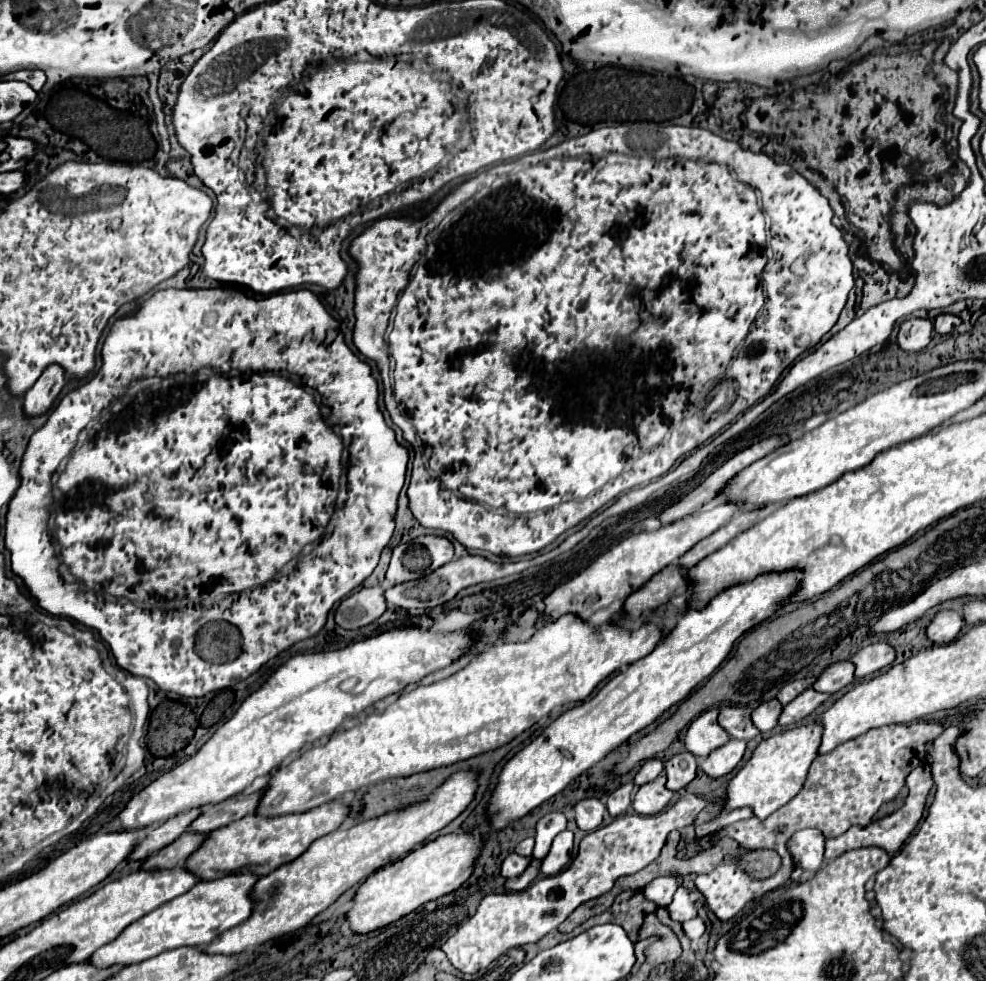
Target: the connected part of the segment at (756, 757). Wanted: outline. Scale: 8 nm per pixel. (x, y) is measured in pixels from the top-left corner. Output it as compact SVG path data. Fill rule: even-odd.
M818 721L808 725L788 729L764 739L752 753L752 757L744 763L744 767L732 777L726 789L724 809L740 809L750 807L758 819L766 819L772 811L788 803L804 785L806 773L814 757L818 755L822 727Z

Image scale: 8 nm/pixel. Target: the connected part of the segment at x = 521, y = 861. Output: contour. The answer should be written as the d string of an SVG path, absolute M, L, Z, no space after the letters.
M510 853L504 863L502 863L502 877L510 879L510 877L518 877L526 871L526 867L530 865L532 857L522 857L522 855L516 855L516 853Z

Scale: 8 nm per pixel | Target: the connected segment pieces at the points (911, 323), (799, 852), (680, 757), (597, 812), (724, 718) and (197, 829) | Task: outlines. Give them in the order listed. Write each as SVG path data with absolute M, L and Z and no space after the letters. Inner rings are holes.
M906 319L898 331L898 345L904 351L922 351L930 343L932 323L928 319Z
M802 829L794 833L788 843L794 863L804 871L816 873L824 861L824 841L824 835L814 829Z
M684 751L684 753L674 755L666 763L666 773L668 773L666 787L672 789L672 791L684 789L696 777L696 769L698 769L698 761L696 761L696 757L692 753Z
M582 799L574 807L576 811L576 823L584 831L594 831L602 825L606 805L600 799Z
M722 705L718 721L734 739L750 741L752 737L756 737L760 733L752 723L750 713L752 713L750 707L728 707L728 705Z
M256 791L252 795L238 795L232 799L226 799L214 807L206 807L190 825L188 831L194 833L210 833L214 829L220 829L224 825L230 825L232 821L238 821L246 815L252 815L258 807L258 801L262 797L262 791Z

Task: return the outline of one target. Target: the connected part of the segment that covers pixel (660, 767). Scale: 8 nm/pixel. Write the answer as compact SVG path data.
M648 759L648 761L640 767L640 771L636 773L634 783L636 783L638 787L644 785L644 783L650 783L650 781L654 781L662 771L664 771L664 763L662 763L660 759Z

